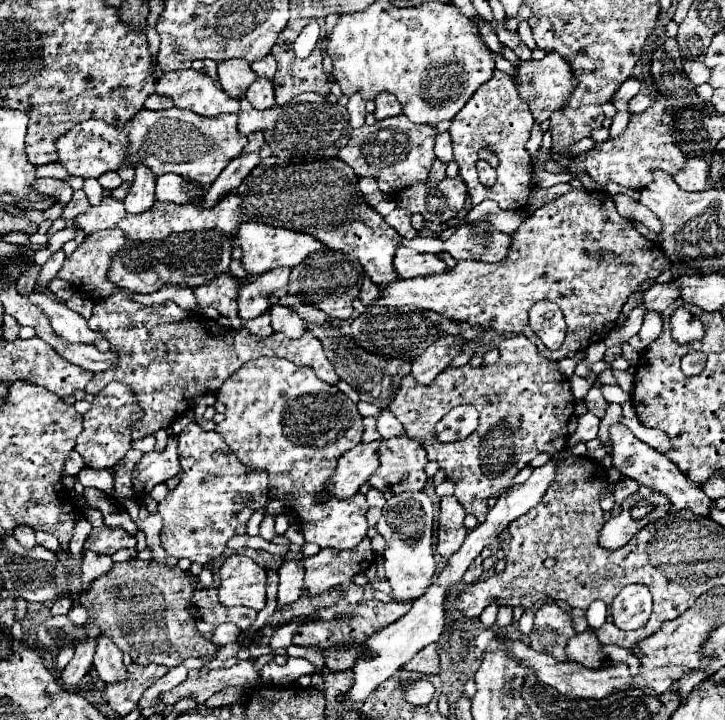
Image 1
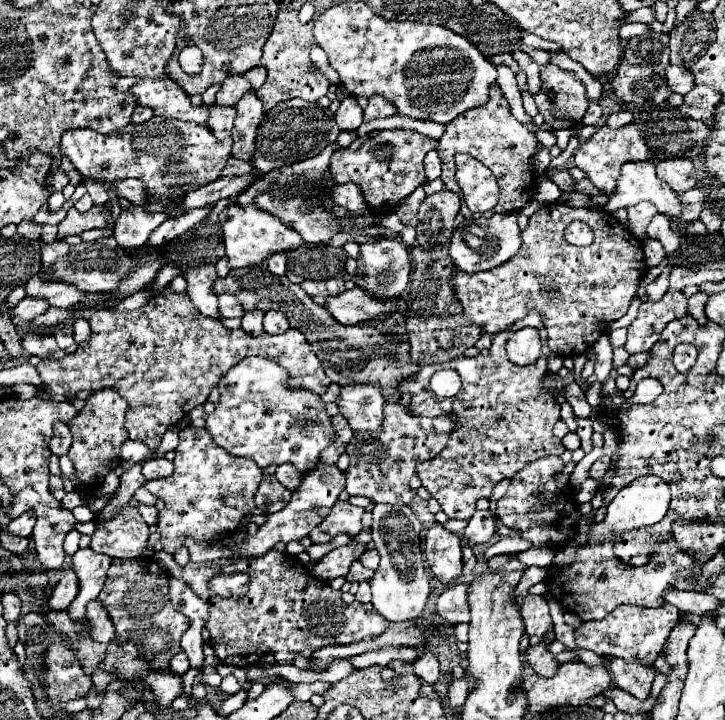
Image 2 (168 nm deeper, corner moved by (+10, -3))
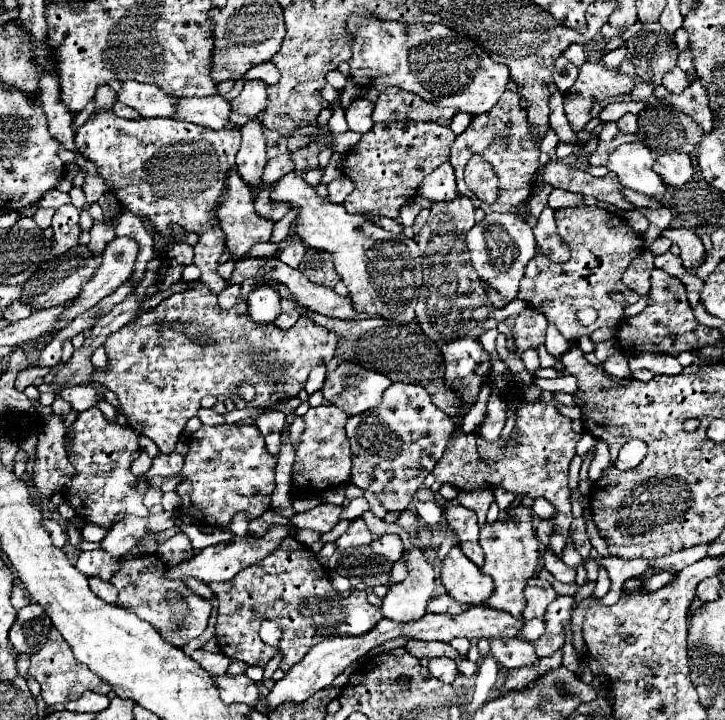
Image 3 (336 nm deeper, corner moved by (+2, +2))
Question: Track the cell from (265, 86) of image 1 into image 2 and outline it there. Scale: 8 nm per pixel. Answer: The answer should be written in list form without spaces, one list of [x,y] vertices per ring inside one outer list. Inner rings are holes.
[[[248,93],[236,103],[236,111],[238,111],[238,117],[232,129],[232,139],[234,139],[232,155],[248,161],[252,159],[252,153],[254,153],[256,127],[264,117],[264,103],[256,97],[256,93]]]

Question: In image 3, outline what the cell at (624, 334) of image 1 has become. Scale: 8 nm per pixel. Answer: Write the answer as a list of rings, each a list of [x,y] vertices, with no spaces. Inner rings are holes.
[[[688,228],[664,230],[661,235],[670,238],[672,242],[676,242],[680,246],[680,256],[686,258],[690,268],[698,268],[700,264],[704,264],[704,260],[706,260],[704,244],[692,230],[688,230]]]

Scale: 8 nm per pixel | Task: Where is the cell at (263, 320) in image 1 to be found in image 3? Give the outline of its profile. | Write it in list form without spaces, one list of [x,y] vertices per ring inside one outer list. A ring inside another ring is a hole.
[[[258,284],[248,296],[248,312],[254,322],[274,322],[280,314],[280,294],[270,284]]]

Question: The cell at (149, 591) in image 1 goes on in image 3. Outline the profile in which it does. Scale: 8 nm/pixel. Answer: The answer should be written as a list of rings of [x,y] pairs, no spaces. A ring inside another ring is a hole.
[[[142,556],[128,560],[120,568],[120,572],[116,572],[110,578],[110,582],[118,590],[116,604],[120,608],[130,610],[138,618],[150,622],[166,642],[178,648],[188,644],[192,638],[198,638],[208,626],[210,608],[212,608],[208,600],[196,596],[194,592],[188,592],[188,588],[184,588],[184,582],[166,578],[162,574],[162,560],[158,556]]]

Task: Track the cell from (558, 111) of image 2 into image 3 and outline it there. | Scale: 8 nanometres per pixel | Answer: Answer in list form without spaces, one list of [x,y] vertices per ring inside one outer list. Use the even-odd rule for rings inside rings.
[[[586,62],[580,66],[578,80],[568,90],[568,122],[574,132],[584,130],[590,120],[590,108],[596,102],[630,94],[636,82],[618,70],[608,70],[598,62]]]

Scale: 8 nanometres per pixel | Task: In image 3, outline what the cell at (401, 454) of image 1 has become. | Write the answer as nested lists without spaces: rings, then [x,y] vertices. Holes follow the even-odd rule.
[[[404,382],[392,384],[372,412],[346,420],[346,436],[352,450],[352,484],[374,492],[388,512],[406,510],[414,492],[444,454],[454,428],[454,420],[432,404],[426,388]]]

